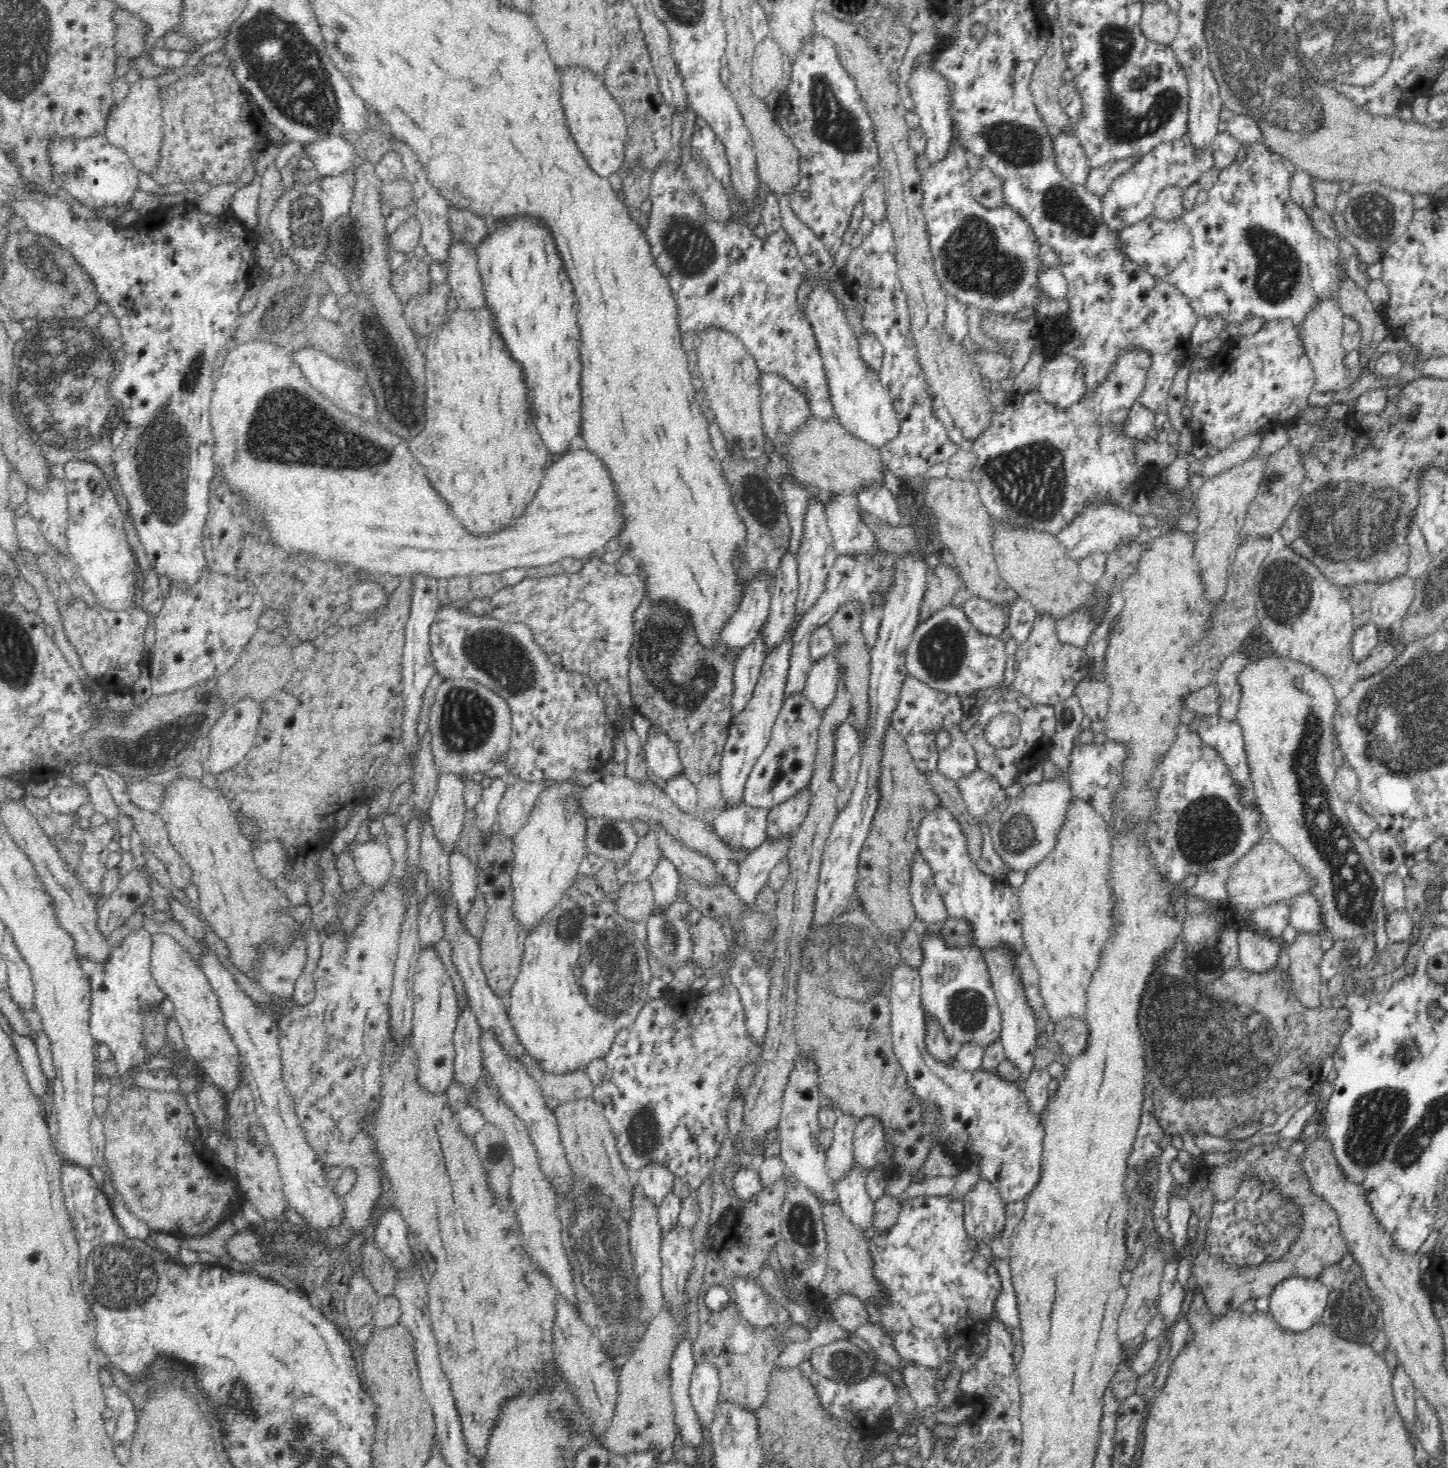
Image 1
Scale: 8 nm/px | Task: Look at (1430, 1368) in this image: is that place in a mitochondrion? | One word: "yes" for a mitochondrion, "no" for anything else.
no

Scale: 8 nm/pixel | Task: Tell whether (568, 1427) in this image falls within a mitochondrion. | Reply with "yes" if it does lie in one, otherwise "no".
yes

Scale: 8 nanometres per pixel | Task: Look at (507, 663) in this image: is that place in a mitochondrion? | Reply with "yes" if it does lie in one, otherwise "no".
yes

